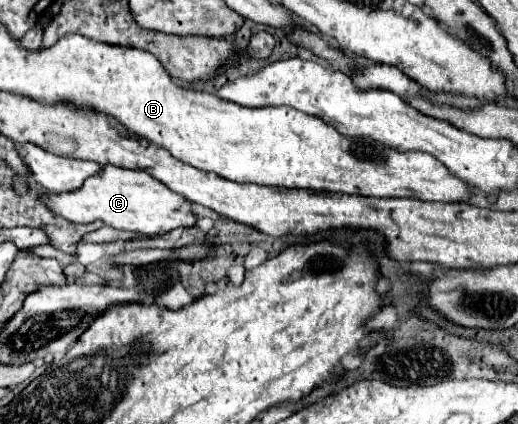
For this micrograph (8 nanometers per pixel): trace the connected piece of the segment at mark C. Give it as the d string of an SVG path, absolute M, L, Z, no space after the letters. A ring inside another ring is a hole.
M110 165L102 169L102 175L88 179L82 185L82 191L72 191L70 195L46 193L46 203L52 207L54 213L74 223L102 221L114 229L134 231L146 237L158 237L178 227L186 227L186 229L194 227L198 219L188 199L170 191L164 183L160 183L152 175L142 171L110 167Z

